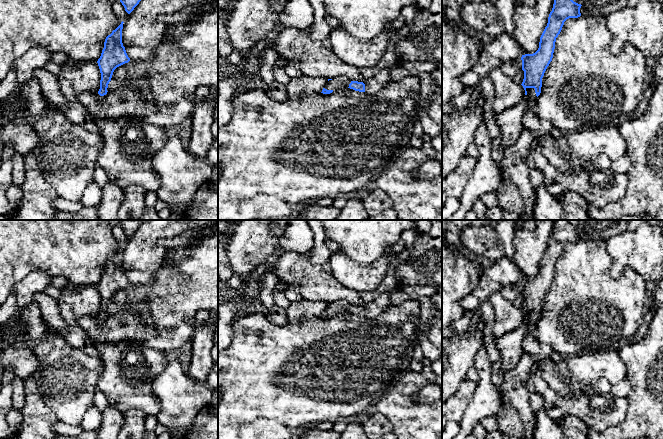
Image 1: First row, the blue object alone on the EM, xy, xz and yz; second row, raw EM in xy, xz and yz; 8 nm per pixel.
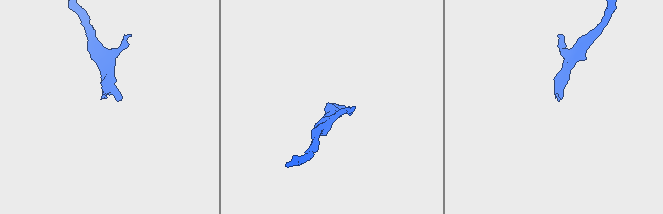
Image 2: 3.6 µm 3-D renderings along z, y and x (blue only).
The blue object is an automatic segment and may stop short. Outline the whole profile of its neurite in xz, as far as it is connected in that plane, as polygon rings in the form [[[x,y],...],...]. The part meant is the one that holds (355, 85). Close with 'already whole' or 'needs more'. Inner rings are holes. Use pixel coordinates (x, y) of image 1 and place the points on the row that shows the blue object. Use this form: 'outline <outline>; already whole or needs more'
outline [[[340,76],[334,79],[328,79],[321,93],[330,94],[341,88],[350,88],[355,91],[365,92],[365,84],[363,82],[351,81],[346,76]]]; needs more

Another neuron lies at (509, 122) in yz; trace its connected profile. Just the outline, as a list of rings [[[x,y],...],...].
[[[527,95],[515,107],[495,113],[494,119],[499,128],[503,149],[517,142],[522,131],[522,119],[526,110]]]

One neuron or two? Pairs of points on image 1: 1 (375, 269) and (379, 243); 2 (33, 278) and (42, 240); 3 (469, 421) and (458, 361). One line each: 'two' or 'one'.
1: two
2: two
3: two

